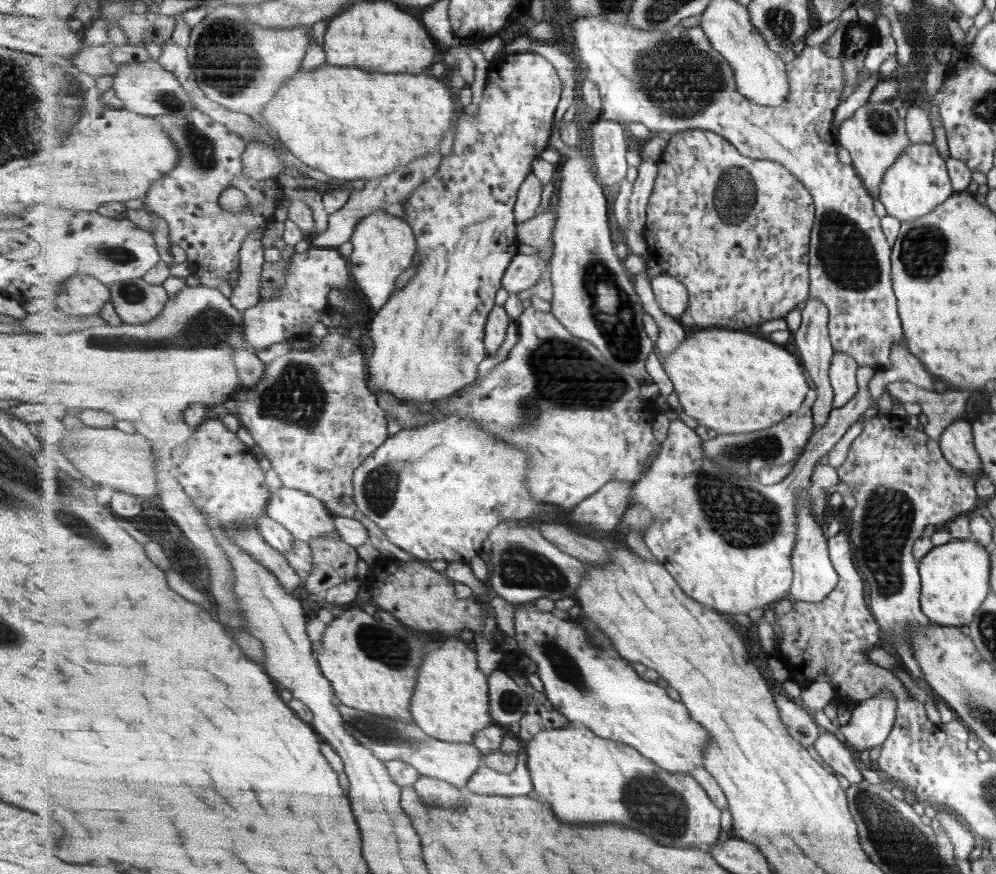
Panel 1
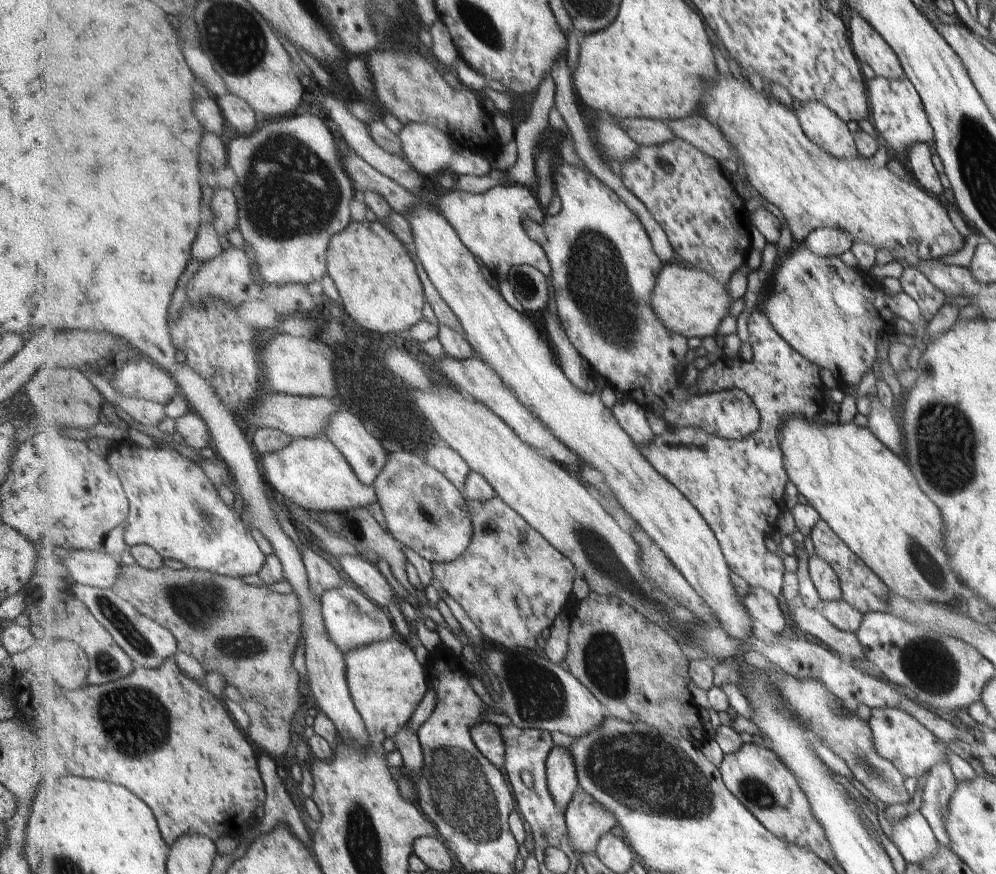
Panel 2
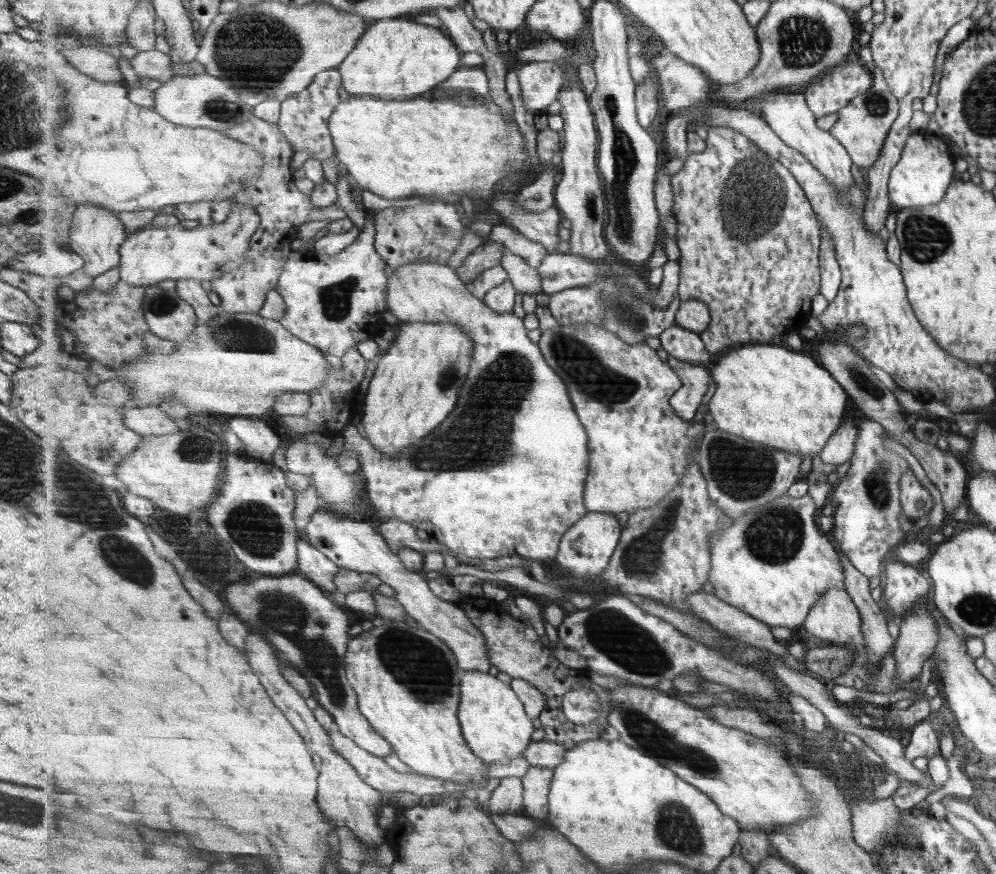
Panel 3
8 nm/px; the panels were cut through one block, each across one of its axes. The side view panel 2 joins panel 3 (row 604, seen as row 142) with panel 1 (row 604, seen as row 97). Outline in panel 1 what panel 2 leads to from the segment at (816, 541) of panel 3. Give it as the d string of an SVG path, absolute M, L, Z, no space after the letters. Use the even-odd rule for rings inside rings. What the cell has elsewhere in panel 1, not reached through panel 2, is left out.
M871 365L859 367L860 391L847 405L831 411L821 431L815 432L807 443L802 456L795 462L793 471L785 480L774 485L747 480L717 465L711 457L707 457L703 437L697 434L696 429L689 428L680 418L670 422L661 453L658 453L657 459L651 464L650 472L633 484L631 497L655 514L654 523L644 530L643 540L651 554L664 564L687 595L727 615L749 614L753 608L771 609L774 602L785 599L795 578L793 553L798 537L799 491L810 486L816 464L827 452L831 452L831 448L843 438L849 426L876 412L878 398L875 400L871 396L869 386L871 379L877 375L877 370Z

